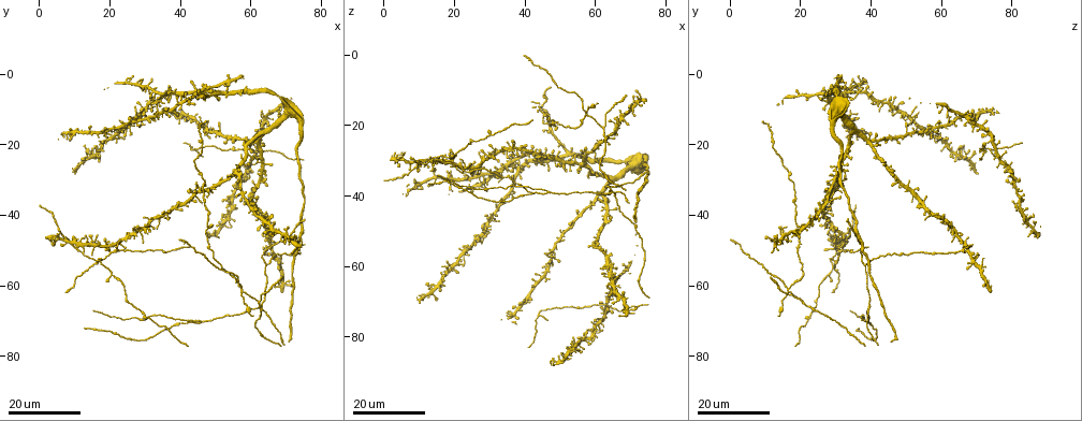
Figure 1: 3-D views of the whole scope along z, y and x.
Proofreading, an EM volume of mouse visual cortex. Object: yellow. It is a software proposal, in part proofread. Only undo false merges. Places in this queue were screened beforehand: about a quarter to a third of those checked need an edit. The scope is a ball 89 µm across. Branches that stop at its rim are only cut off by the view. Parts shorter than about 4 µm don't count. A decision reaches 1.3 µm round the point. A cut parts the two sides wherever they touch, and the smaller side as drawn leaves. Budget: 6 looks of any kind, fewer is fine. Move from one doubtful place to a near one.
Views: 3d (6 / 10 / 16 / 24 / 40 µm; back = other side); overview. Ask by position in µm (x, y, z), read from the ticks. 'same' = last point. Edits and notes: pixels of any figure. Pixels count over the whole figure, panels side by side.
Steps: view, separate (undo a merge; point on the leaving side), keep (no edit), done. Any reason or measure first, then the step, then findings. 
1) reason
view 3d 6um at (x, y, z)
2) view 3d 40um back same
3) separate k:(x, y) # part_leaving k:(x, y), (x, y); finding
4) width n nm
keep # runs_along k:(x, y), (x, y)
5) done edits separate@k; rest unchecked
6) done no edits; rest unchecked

thick turns thin
view 3d 16um at (20.0, 50.0, 30.5)

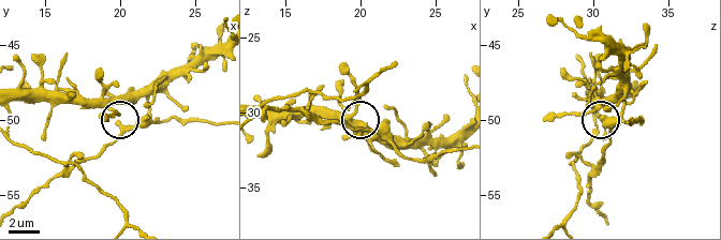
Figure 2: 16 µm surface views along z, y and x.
view 3d 10um at (20.4, 50.6, 31.2)

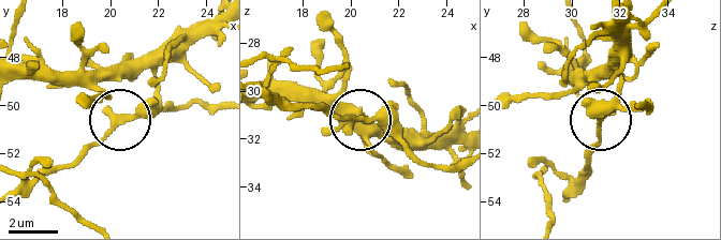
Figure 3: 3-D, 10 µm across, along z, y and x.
separate 3:(111, 108) # part_leaving 3:(146, 106), (195, 100), (220, 106); a second neuron is stuck on

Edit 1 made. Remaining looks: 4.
branch point
view 3d 24um at (44.0, 21.0, 73.0)

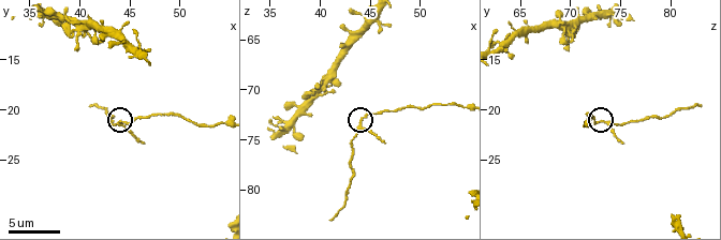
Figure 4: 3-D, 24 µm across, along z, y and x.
zoom in
view 3d 10um at (44.0, 21.2, 73.0)

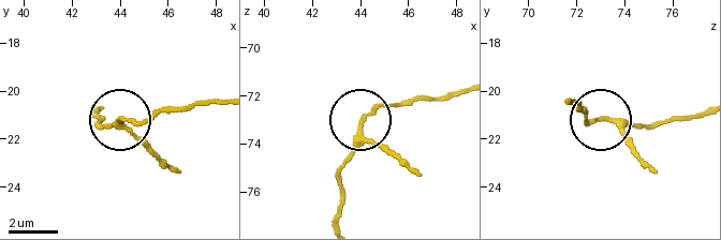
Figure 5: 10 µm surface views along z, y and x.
width 170 nm
keep # all the same neuron

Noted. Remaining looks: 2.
three-way junction
view 3d 16um at (46.0, 70.0, 38.5)

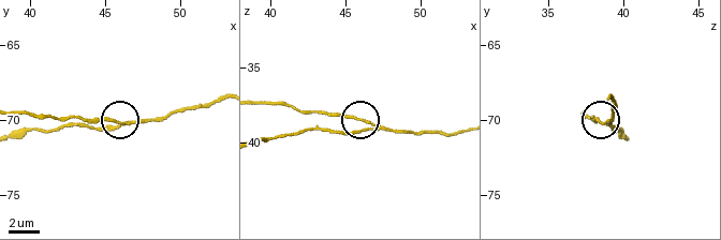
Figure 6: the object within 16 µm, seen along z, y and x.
view 3d 10um at (46.4, 70.2, 39.0)

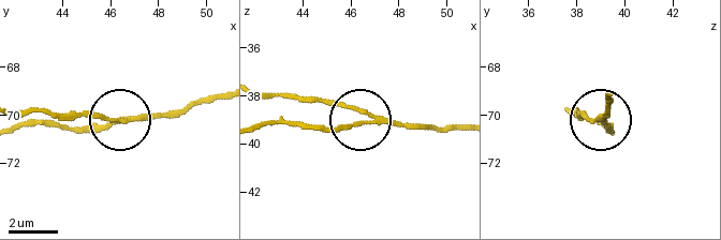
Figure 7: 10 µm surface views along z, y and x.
width 150 nm
separate 7:(348, 106) # part_leaving 7:(381, 120), (327, 102), (260, 95); two neurons meet here

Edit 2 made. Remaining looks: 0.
done edits separate@3, separate@7; rest unchecked

